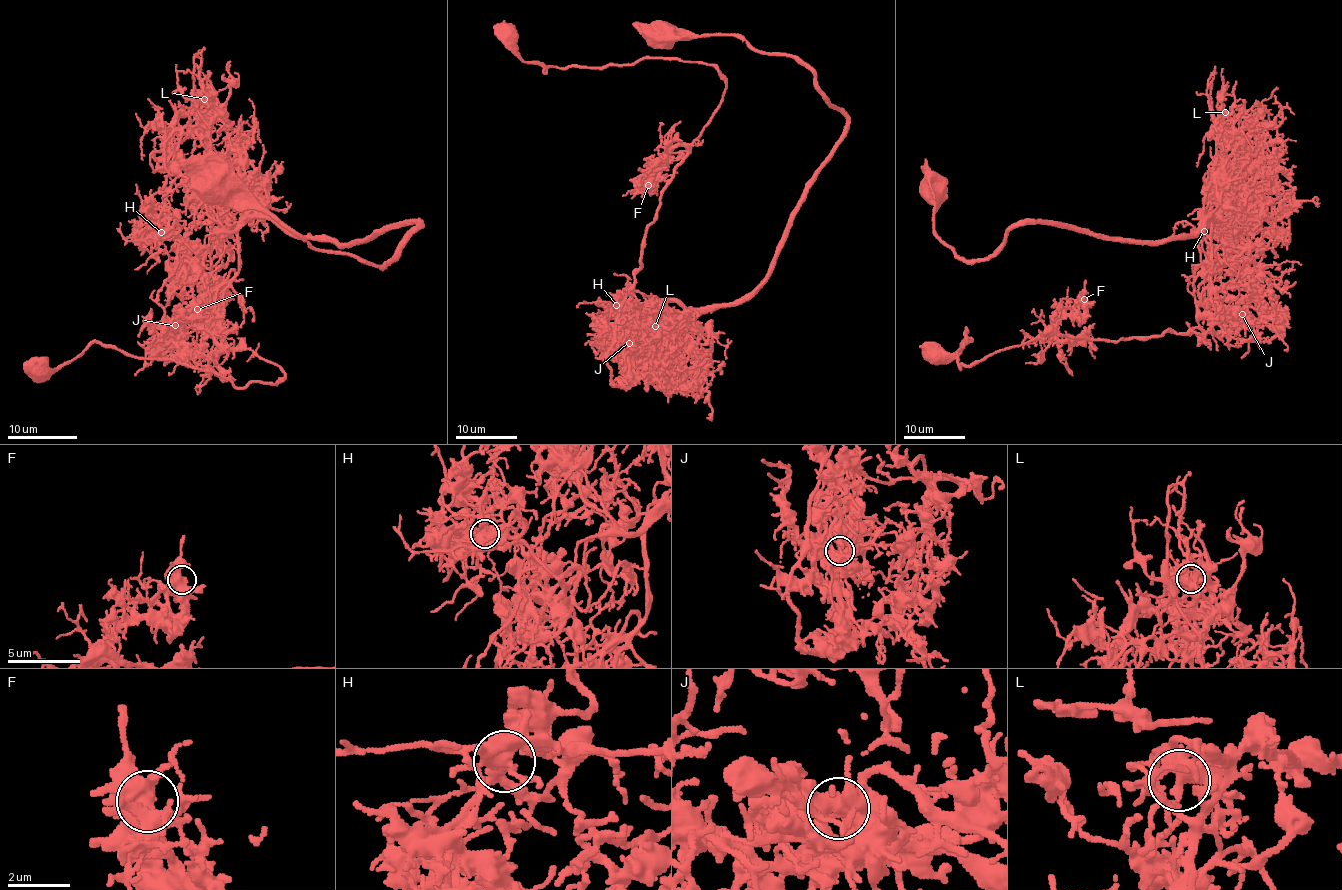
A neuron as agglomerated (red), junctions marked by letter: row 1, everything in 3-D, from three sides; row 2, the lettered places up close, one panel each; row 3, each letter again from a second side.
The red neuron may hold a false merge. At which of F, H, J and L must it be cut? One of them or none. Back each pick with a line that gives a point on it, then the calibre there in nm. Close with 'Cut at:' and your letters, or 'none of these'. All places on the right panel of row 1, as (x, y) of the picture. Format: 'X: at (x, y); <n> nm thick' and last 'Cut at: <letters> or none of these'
J: at (1242, 314); 480 nm thick
Cut at: J

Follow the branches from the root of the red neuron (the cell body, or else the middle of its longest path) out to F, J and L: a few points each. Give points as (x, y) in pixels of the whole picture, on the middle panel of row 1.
F: (659, 31), (801, 60), (846, 134), (773, 269), (732, 303), (627, 309), (682, 159), (648, 185)
J: (659, 31), (741, 36), (801, 60), (846, 134), (749, 293), (667, 312), (661, 337), (628, 343)
L: (659, 31), (741, 36), (801, 60), (846, 134), (772, 270), (732, 303), (655, 326)

